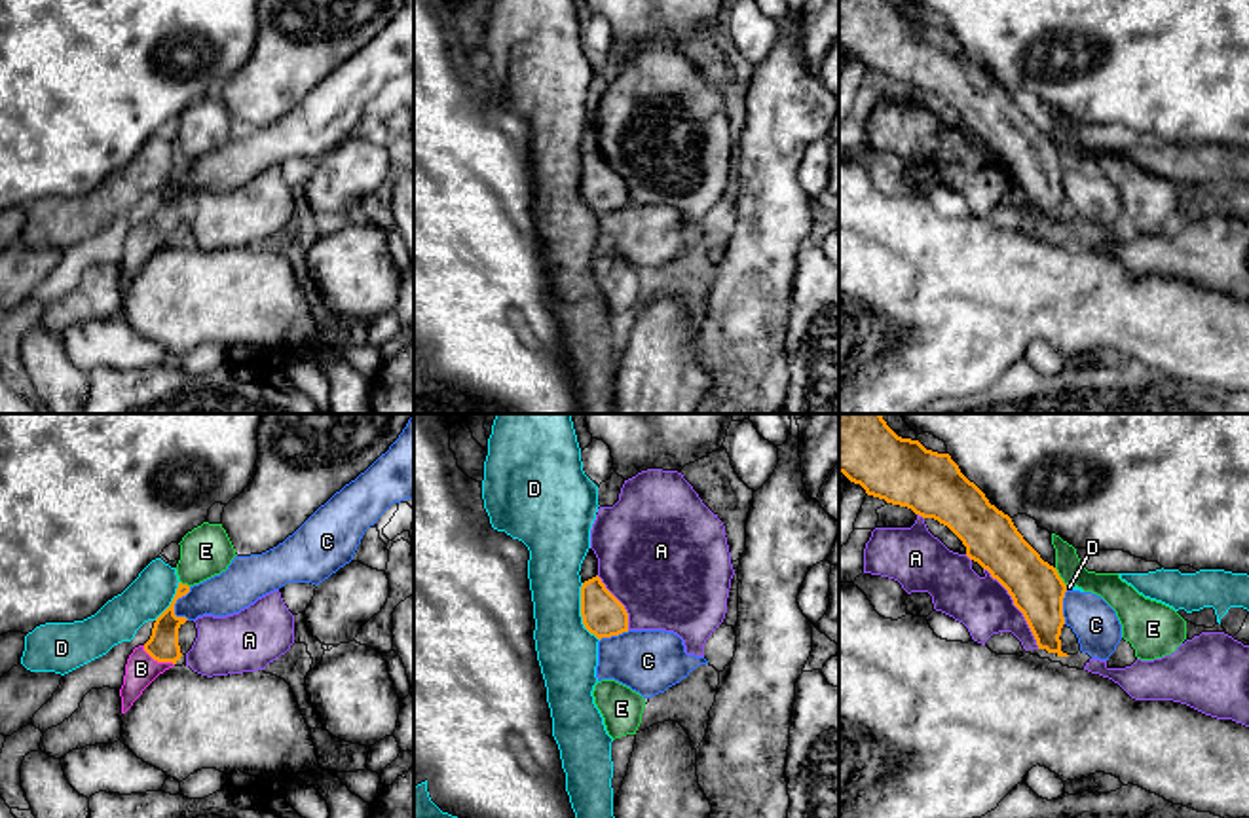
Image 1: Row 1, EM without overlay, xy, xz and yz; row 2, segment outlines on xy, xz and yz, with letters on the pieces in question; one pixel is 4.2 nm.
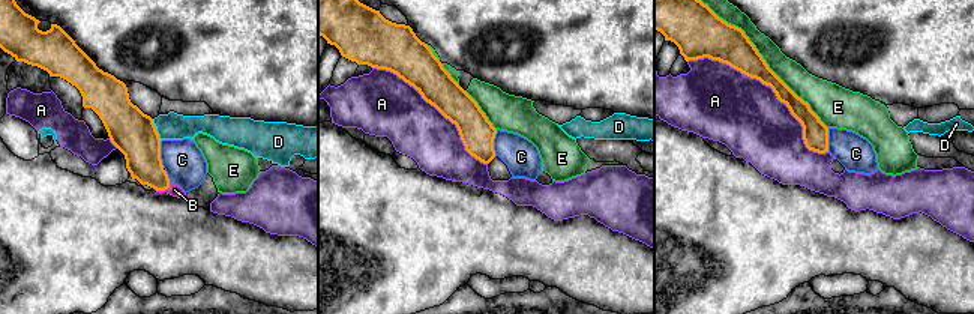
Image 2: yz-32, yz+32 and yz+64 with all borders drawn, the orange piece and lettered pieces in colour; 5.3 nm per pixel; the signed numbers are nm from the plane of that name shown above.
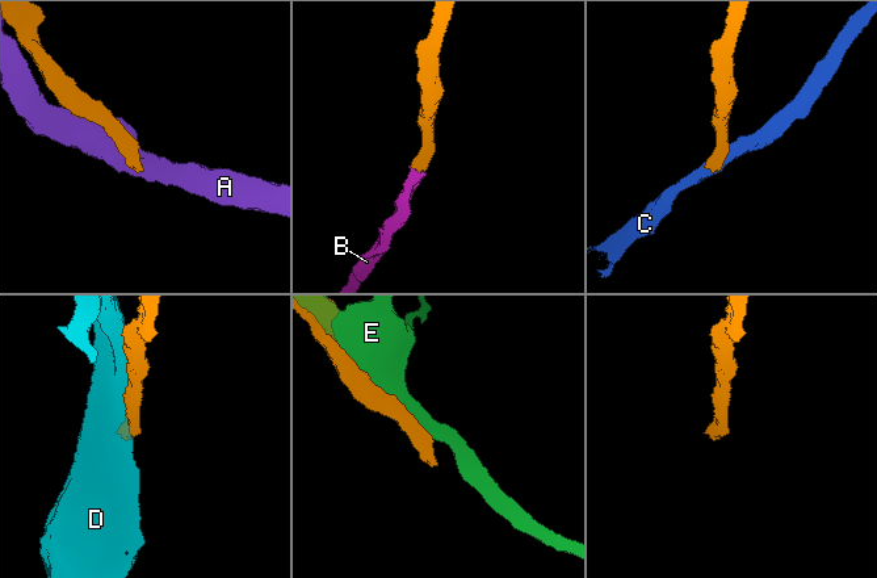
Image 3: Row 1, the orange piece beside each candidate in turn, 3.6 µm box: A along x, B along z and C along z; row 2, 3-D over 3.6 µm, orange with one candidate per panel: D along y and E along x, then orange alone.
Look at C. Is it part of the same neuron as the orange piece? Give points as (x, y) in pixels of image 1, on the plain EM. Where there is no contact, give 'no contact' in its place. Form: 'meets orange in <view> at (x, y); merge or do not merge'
meets orange in xy at (175, 177); do not merge

